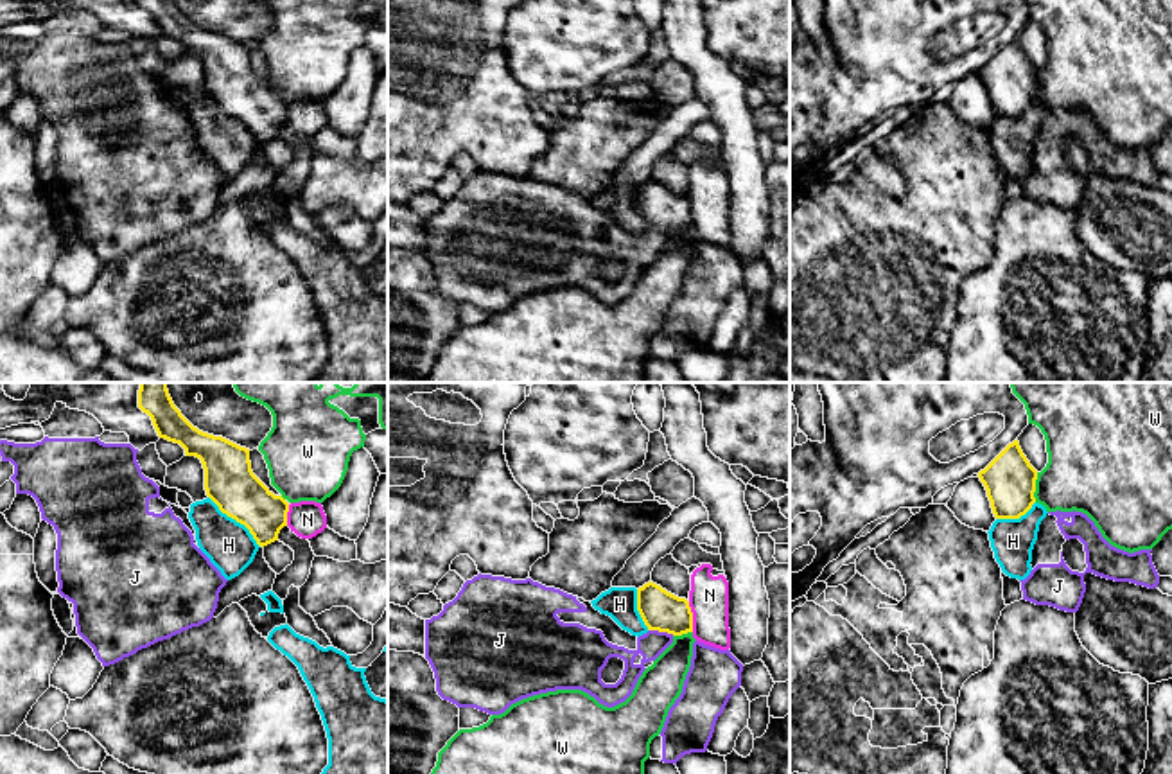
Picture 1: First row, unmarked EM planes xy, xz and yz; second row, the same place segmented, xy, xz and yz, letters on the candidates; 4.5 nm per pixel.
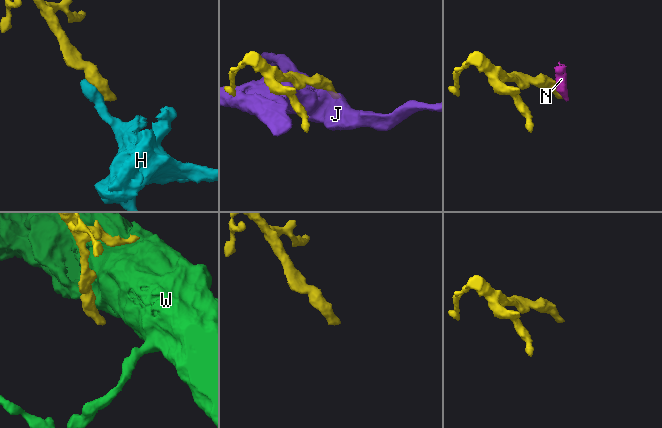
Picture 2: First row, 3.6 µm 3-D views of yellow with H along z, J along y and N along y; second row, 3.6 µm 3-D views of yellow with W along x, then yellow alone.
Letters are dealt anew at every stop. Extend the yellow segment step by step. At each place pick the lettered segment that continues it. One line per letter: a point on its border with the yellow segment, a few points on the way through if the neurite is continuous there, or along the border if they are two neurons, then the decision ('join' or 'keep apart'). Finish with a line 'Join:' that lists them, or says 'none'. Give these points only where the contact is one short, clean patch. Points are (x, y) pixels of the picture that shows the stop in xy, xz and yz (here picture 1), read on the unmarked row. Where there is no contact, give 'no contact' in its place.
H: meets yellow in xy at (236, 117); border along xy (209, 94), (223, 110), (239, 119), (259, 144); keep apart
J: meets yellow in xz at (661, 228); border along xz (648, 227), (673, 232); keep apart
N: meets yellow in xz at (691, 214); border along xz (688, 200), (693, 228); keep apart
W: meets yellow in yz at (1034, 85); keep apart
Join: none

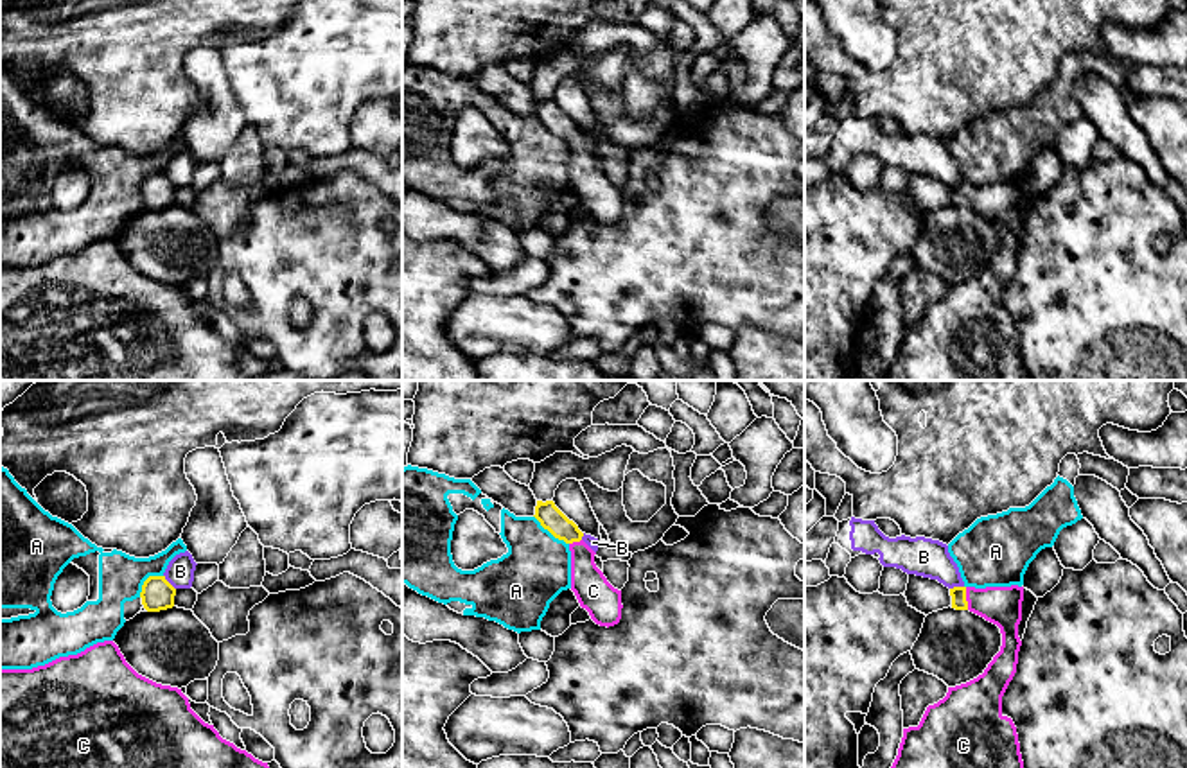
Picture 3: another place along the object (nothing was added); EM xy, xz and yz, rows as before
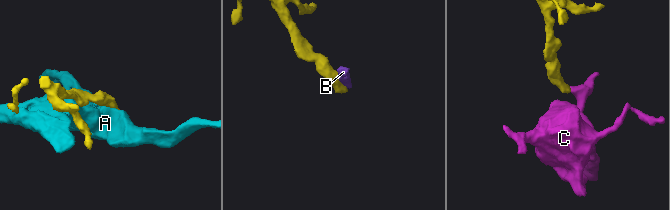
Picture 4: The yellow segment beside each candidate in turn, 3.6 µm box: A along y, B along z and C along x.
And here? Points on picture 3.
A: meets yellow in xz at (550, 130); border along xz (534, 113), (568, 142); keep apart
B: meets yellow in xy at (167, 180); border along xy (164, 173), (175, 187); keep apart
C: meets yellow in yz at (965, 196); runs through yz (958, 192), (965, 196), (1001, 203); join
Join: C

